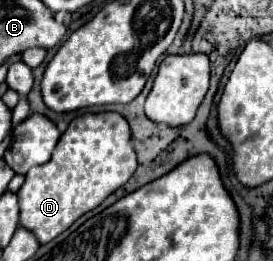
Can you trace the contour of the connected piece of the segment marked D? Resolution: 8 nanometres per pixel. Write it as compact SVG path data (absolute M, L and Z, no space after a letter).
M115 112L73 118L59 138L51 160L27 172L25 182L17 192L19 226L33 232L39 244L47 244L121 188L137 168L137 156L129 134L127 120Z

